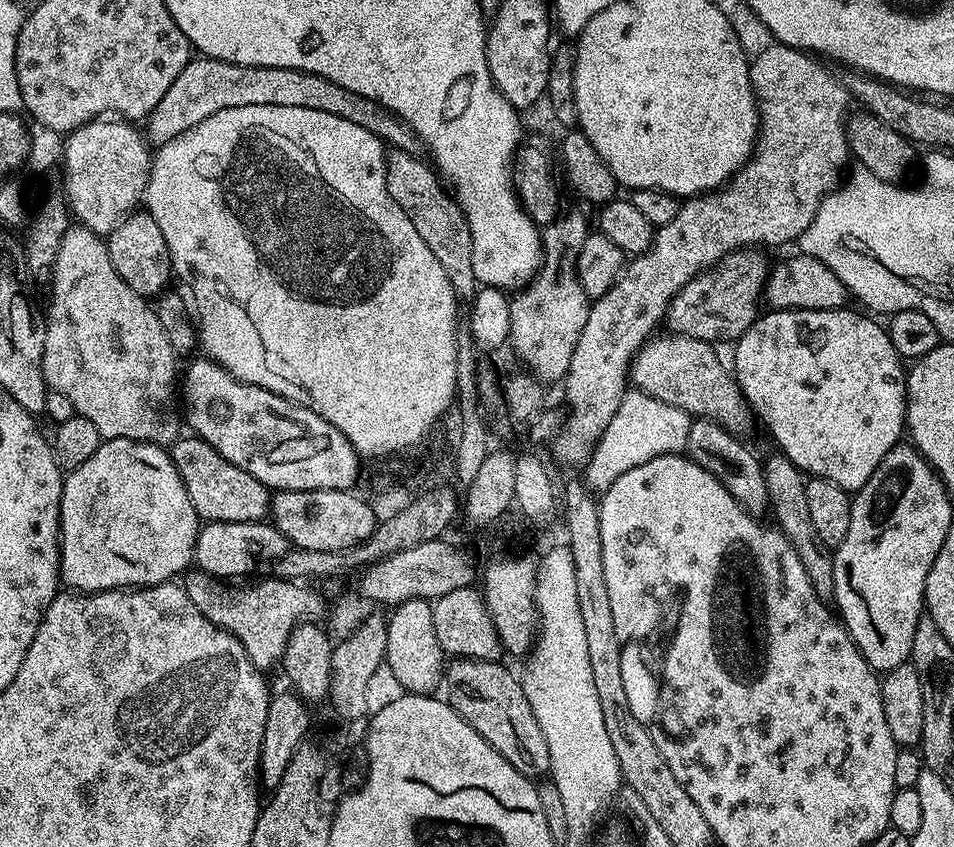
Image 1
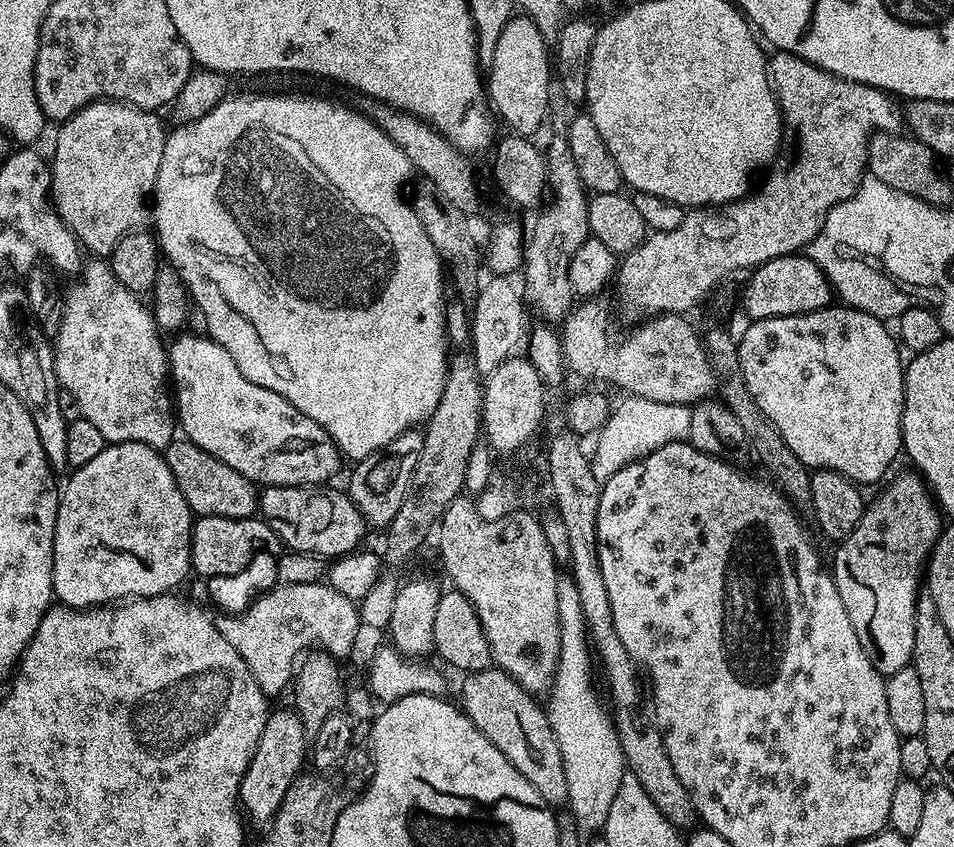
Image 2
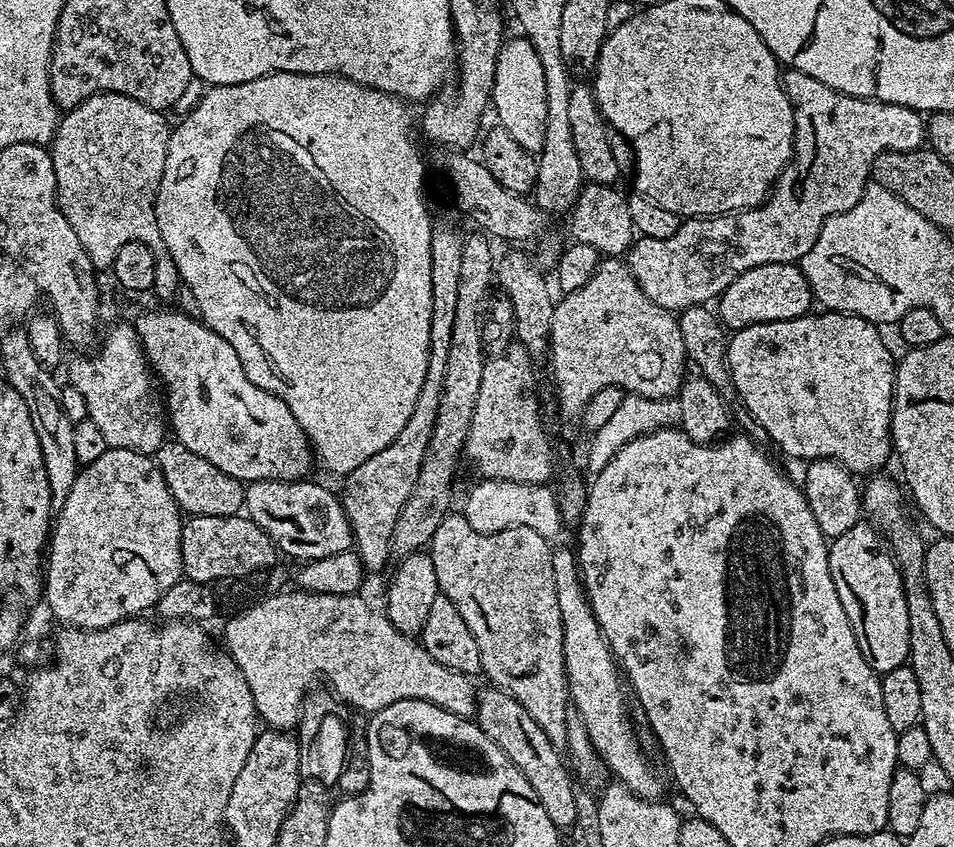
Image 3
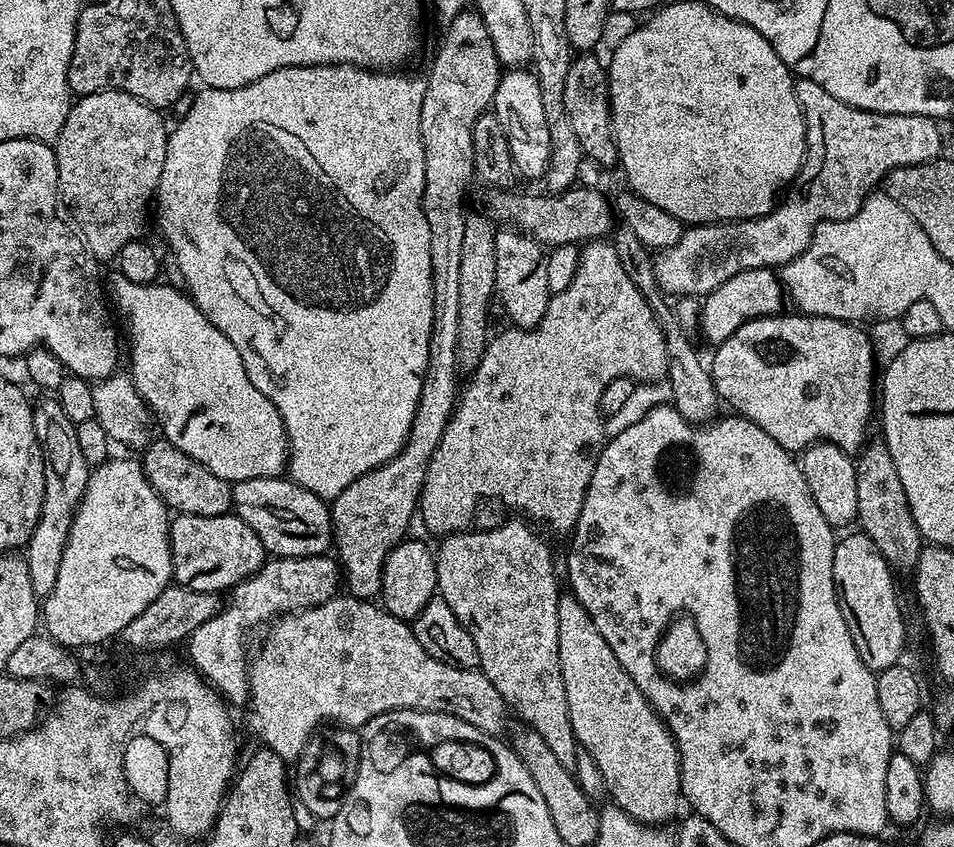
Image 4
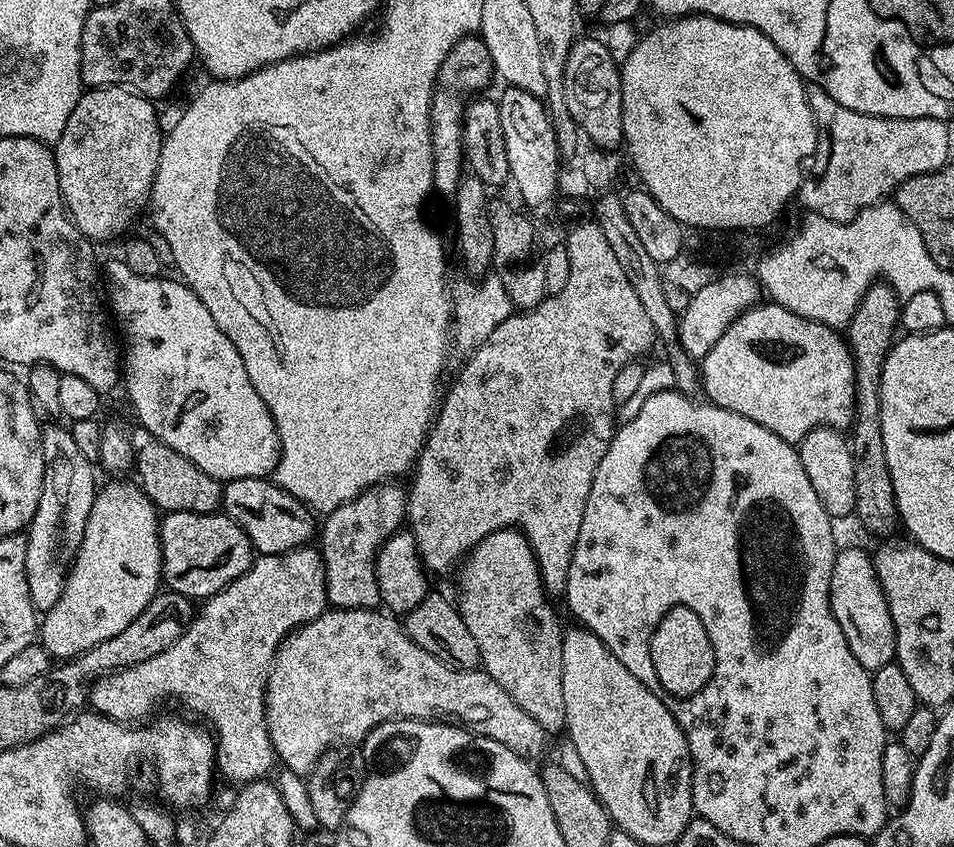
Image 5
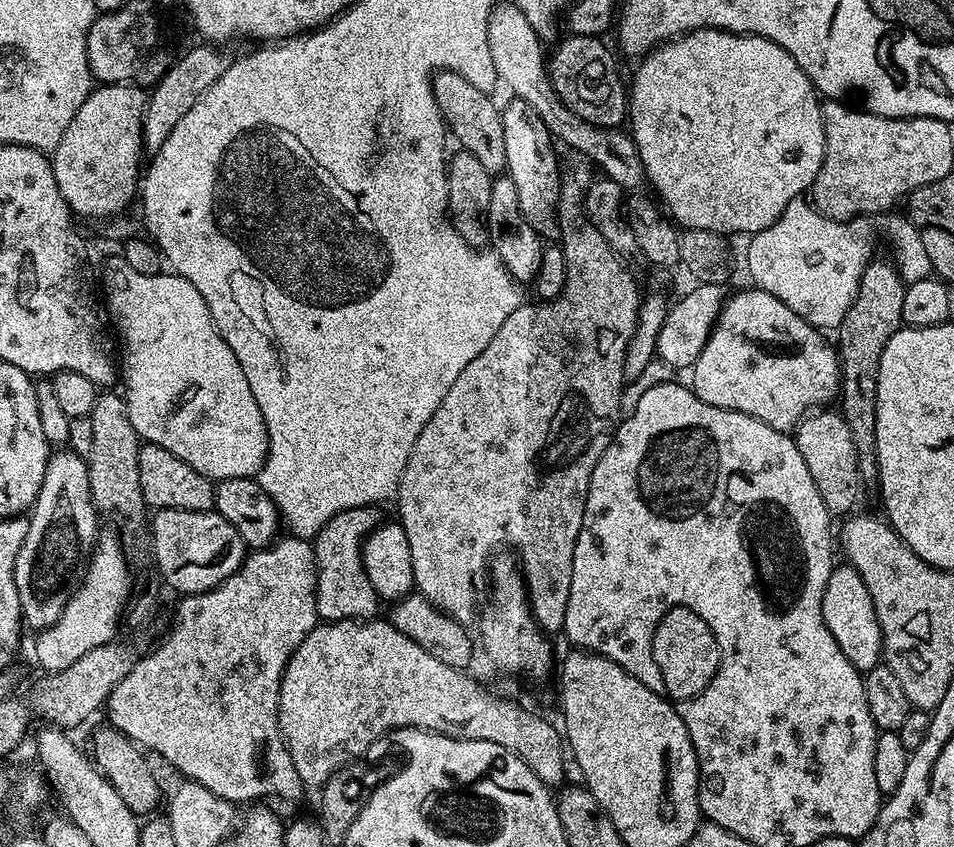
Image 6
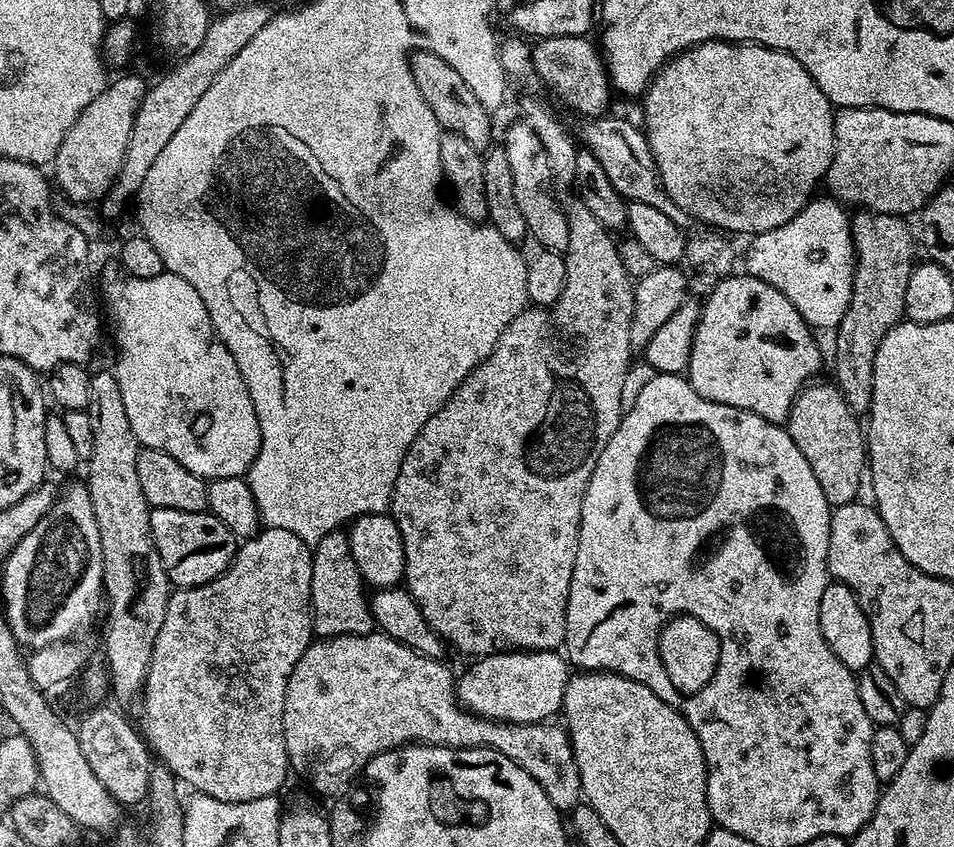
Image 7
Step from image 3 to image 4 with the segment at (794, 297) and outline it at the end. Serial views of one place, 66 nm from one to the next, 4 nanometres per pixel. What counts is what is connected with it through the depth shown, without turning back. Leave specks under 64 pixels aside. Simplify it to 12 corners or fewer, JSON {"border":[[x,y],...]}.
{"border":[[773,269],[742,270],[703,297],[698,328],[719,346],[786,304]]}

